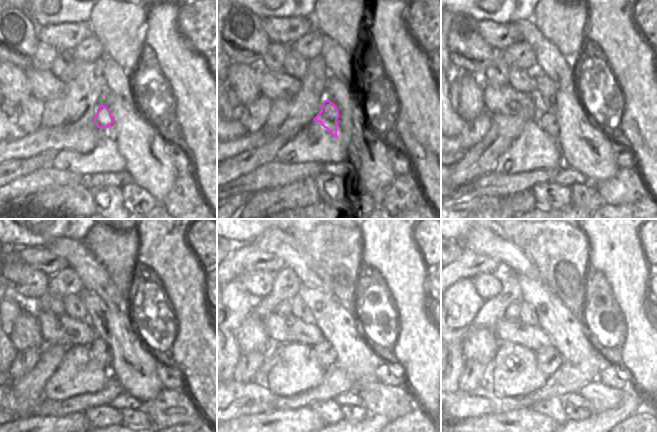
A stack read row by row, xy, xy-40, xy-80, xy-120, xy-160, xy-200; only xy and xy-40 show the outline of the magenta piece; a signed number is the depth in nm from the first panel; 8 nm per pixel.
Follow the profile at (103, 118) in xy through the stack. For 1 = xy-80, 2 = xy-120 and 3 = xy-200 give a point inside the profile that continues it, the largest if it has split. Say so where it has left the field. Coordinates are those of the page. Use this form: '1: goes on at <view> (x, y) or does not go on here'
1: goes on at xy-80 (547, 122)
2: goes on at xy-120 (100, 350)
3: goes on at xy-200 (548, 359)

